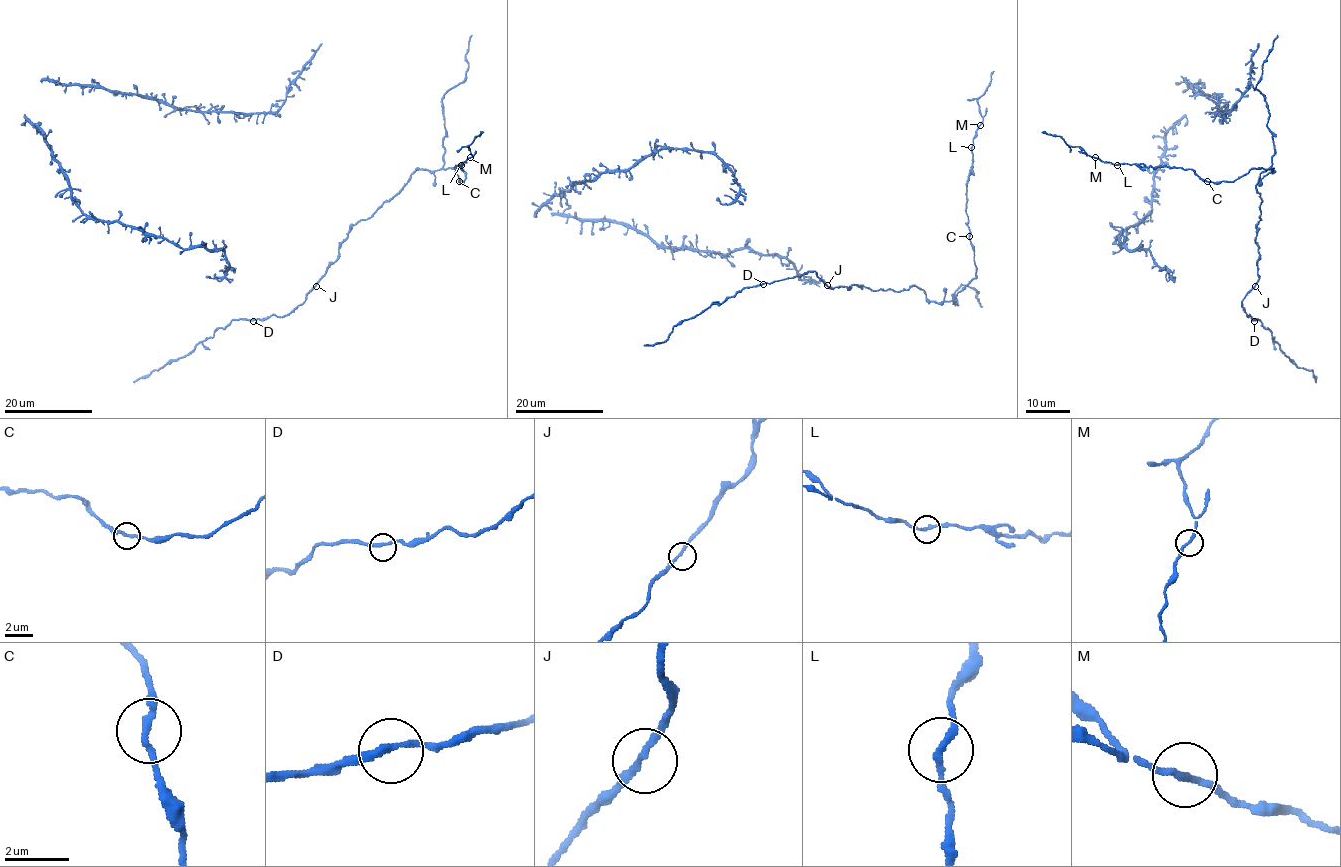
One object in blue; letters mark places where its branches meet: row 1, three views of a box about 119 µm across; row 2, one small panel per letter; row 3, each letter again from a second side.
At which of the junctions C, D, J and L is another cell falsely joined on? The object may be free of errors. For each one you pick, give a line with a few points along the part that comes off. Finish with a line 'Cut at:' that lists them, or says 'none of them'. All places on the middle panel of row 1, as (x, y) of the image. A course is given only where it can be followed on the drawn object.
Cut at: none of them

